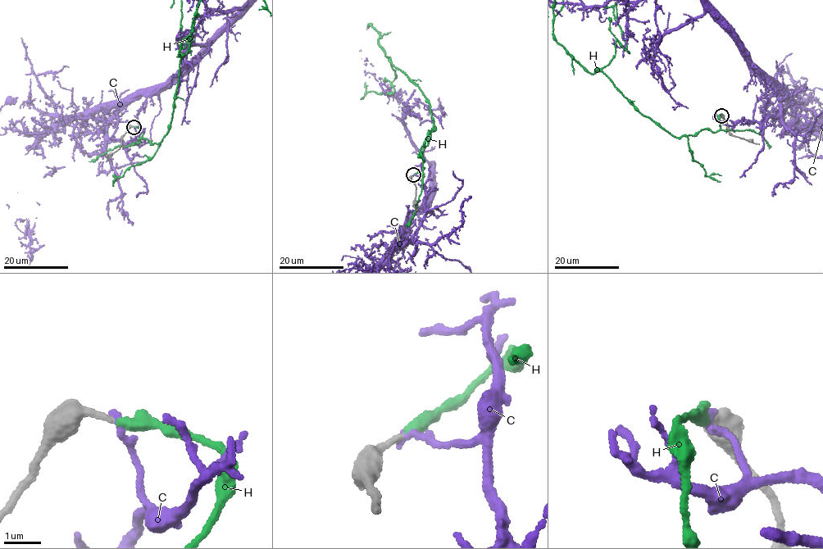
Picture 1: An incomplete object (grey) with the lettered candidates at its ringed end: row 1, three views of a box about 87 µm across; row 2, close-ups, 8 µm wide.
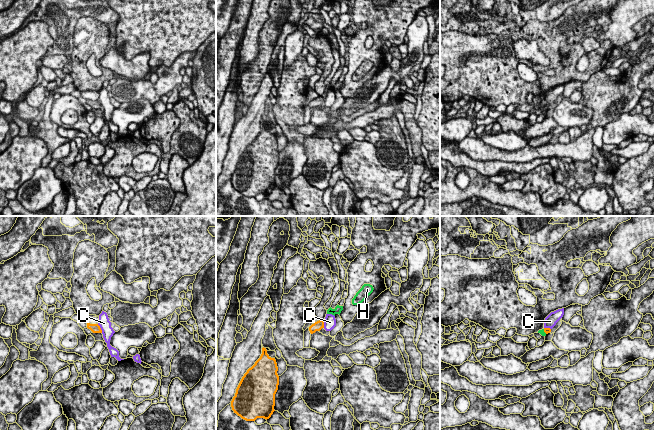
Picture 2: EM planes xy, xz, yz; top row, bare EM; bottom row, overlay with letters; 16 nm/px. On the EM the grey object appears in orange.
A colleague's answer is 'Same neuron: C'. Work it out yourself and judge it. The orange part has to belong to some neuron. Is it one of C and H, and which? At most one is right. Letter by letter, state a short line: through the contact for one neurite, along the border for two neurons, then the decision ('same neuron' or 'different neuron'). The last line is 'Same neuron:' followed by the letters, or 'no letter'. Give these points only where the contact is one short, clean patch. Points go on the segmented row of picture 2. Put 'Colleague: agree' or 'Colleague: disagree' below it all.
C: xy (97, 324), (102, 332) | different neuron
H: yz (547, 330), (544, 331), (541, 332) | same neuron
Same neuron: H
Colleague: disagree

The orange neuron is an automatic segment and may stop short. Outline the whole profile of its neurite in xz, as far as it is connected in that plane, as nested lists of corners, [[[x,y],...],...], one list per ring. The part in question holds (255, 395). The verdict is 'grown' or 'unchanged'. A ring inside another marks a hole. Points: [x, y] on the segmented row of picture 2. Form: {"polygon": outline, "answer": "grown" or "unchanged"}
{"polygon": [[[262,348],[262,354],[255,364],[247,370],[242,377],[235,396],[231,401],[234,413],[246,421],[255,421],[257,418],[269,419],[275,406],[275,394],[278,390],[279,376],[275,358],[267,354],[266,348]]], "answer": "unchanged"}

